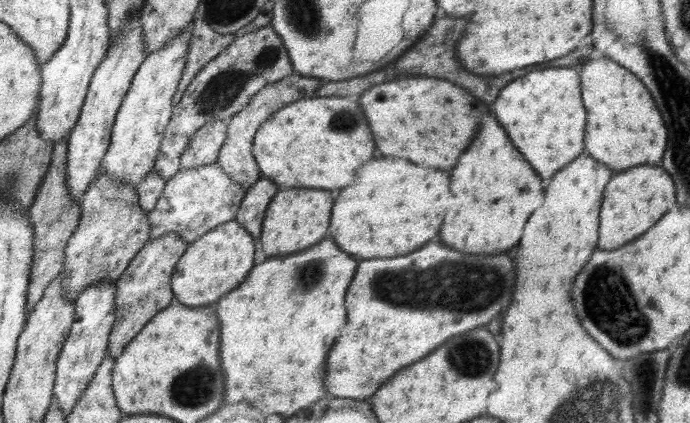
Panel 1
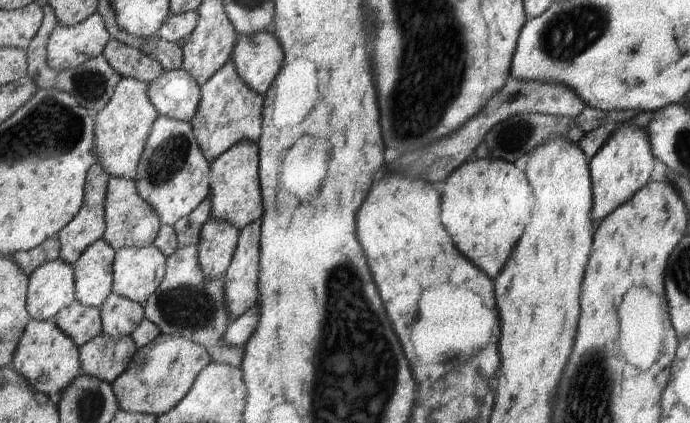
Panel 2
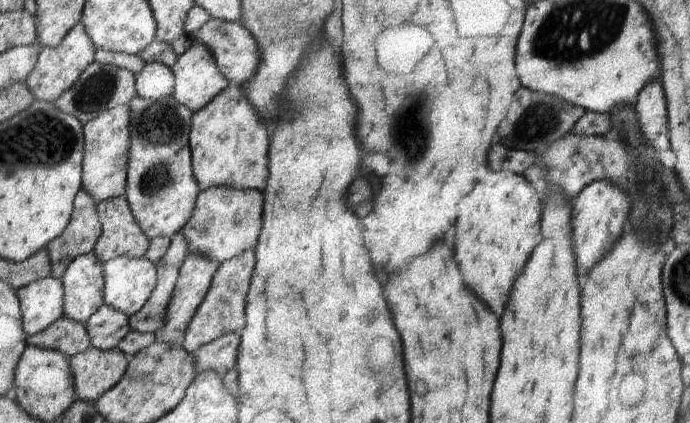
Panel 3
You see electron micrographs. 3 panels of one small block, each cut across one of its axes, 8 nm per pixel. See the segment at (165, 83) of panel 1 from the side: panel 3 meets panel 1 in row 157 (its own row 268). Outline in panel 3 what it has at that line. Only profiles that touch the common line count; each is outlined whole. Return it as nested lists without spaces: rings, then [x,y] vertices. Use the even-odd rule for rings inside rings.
[[[146,256],[114,258],[104,263],[104,269],[105,305],[132,317],[153,296],[158,282],[158,266],[147,260]]]

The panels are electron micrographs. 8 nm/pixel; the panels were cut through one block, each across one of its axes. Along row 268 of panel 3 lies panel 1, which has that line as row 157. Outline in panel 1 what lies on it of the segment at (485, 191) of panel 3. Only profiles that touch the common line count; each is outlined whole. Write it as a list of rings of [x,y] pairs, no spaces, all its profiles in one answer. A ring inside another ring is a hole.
[[[485,114],[479,136],[459,158],[455,168],[455,186],[457,184],[463,186],[463,192],[457,192],[457,216],[453,224],[443,224],[441,240],[467,254],[499,254],[511,250],[523,238],[531,214],[545,202],[541,176],[513,146],[503,126],[491,114]]]

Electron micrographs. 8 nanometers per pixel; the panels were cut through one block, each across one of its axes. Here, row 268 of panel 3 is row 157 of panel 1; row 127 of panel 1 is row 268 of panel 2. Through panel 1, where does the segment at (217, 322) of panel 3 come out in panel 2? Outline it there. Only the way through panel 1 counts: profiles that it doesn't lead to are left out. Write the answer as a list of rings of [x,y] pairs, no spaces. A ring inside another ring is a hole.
[[[263,217],[243,230],[231,266],[224,276],[231,323],[258,304]]]

